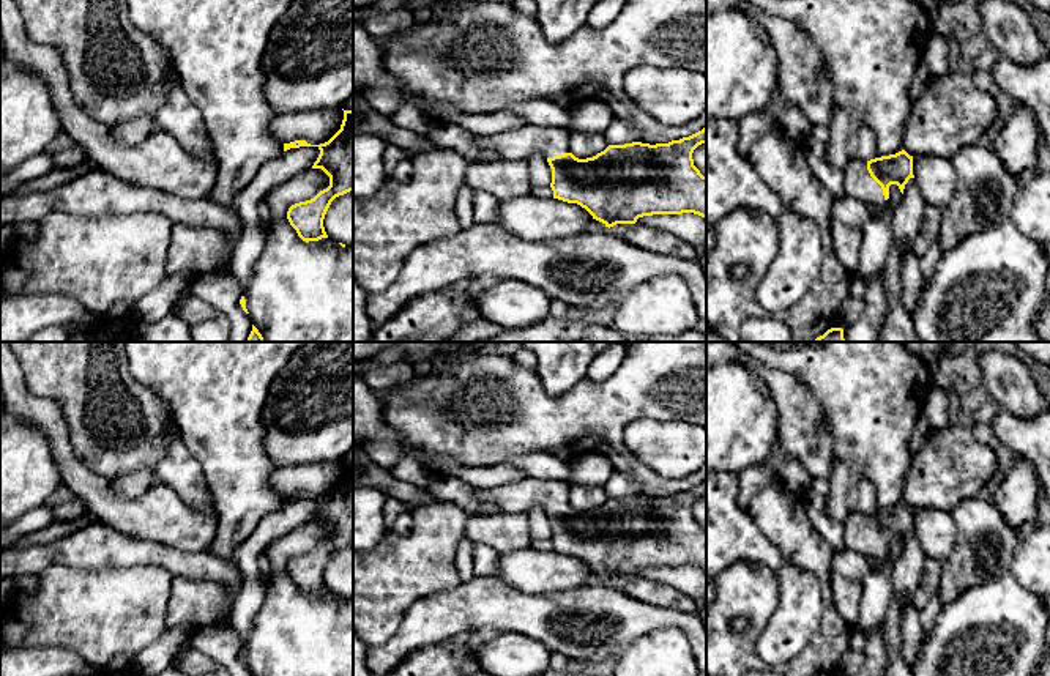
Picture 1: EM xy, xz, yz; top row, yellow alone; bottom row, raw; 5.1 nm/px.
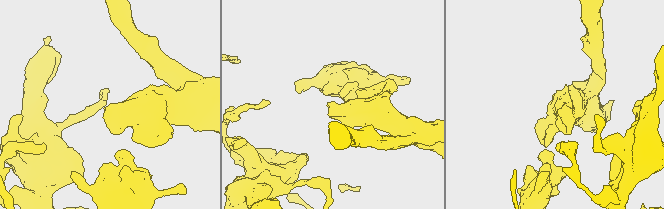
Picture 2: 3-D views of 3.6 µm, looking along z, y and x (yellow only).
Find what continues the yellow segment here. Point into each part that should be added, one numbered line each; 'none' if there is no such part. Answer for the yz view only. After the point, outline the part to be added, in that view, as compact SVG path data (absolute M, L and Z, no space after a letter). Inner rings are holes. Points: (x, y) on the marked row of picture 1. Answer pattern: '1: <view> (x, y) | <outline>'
1: yz (858, 183) | M851 159L843 169L845 194L867 205L881 205L884 202L881 186L870 176L867 161Z

